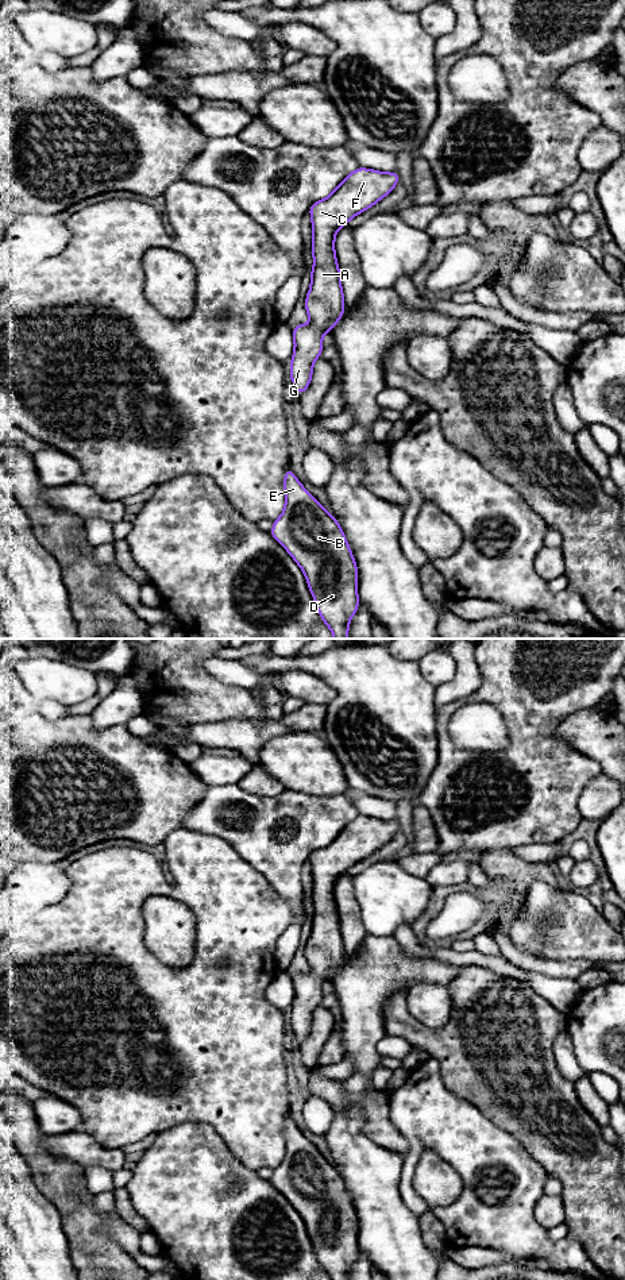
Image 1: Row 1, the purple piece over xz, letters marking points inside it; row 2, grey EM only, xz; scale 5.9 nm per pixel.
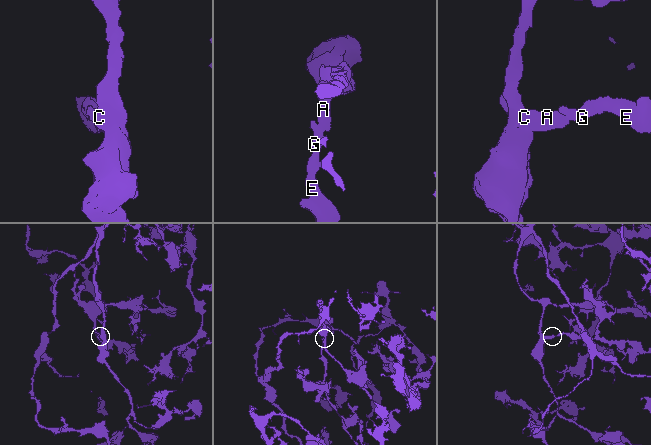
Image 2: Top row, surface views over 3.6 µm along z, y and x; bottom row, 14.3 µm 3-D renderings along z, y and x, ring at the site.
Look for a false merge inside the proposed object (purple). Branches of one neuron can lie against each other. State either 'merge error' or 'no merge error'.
no merge error

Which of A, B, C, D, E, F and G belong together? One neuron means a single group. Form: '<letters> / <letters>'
A B C D E F G

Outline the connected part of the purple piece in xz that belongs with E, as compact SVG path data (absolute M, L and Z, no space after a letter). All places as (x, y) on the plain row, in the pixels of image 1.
M290 1115L285 1119L283 1137L285 1157L270 1181L305 1222L324 1272L331 1280L348 1280L359 1246L358 1215L346 1183Z

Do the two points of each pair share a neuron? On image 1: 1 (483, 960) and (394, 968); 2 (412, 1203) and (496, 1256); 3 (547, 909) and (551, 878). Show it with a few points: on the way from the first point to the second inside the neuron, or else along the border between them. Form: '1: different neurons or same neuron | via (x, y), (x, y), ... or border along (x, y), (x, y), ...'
1: different neurons | border along (416, 956), (462, 967)
2: different neurons | border along (478, 1246), (505, 1250), (513, 1256)
3: different neurons | border along (564, 883), (548, 885), (533, 882), (524, 894)

